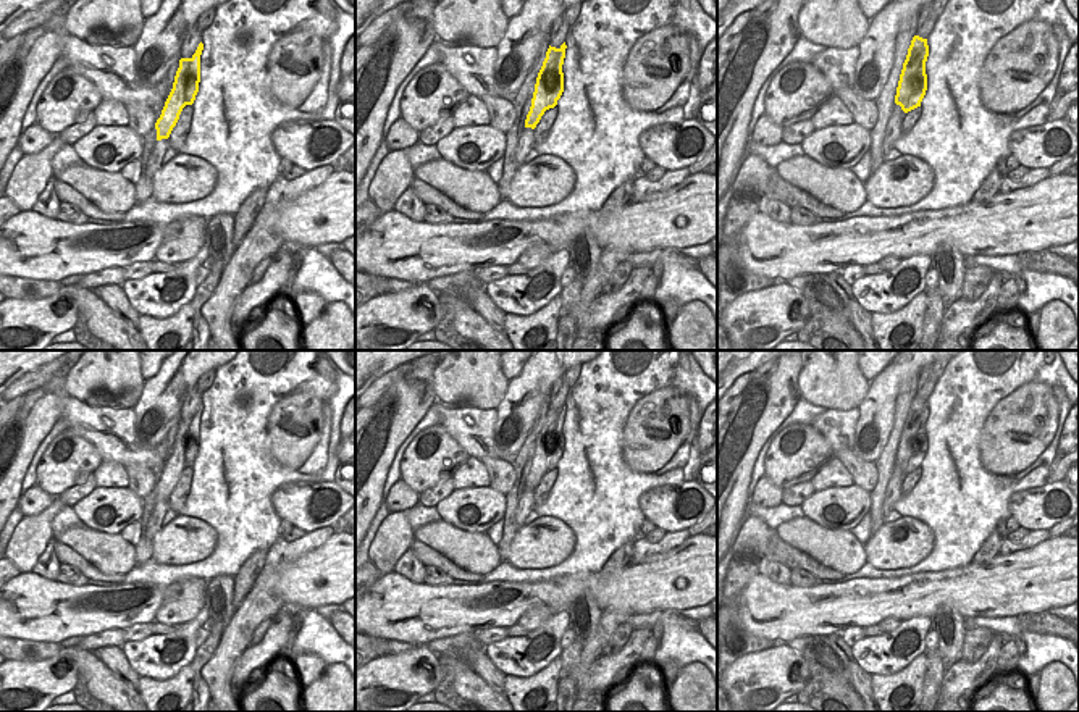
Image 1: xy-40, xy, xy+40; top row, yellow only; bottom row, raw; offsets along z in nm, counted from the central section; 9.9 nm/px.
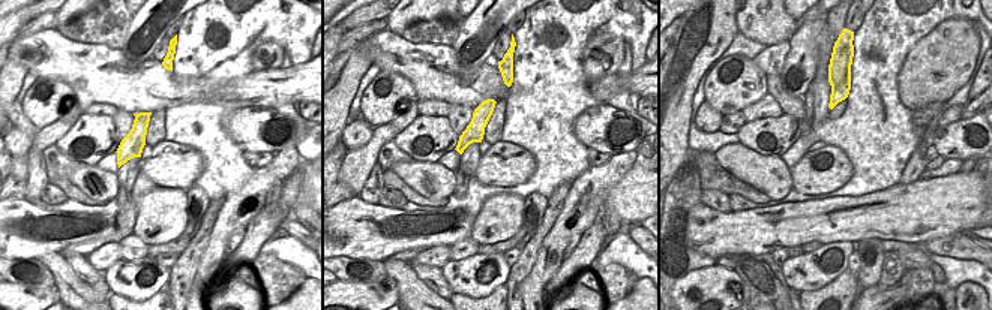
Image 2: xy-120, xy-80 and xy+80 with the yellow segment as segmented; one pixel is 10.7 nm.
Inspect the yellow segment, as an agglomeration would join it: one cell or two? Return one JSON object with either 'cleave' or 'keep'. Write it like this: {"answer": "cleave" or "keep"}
{"answer": "cleave"}

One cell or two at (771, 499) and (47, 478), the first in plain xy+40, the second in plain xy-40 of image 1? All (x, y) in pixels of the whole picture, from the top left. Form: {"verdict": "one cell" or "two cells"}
{"verdict": "two cells"}

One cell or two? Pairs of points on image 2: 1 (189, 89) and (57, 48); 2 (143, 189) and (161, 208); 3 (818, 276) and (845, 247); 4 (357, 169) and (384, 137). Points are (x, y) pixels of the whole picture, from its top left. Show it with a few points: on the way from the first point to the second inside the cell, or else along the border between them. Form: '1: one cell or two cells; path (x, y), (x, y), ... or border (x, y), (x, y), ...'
1: one cell; path (156, 89), (128, 87), (90, 71)
2: two cells; border (158, 187), (147, 192), (137, 202), (135, 208)
3: one cell; path (829, 273), (836, 273), (844, 265), (845, 258)
4: one cell; path (360, 162), (377, 144)

